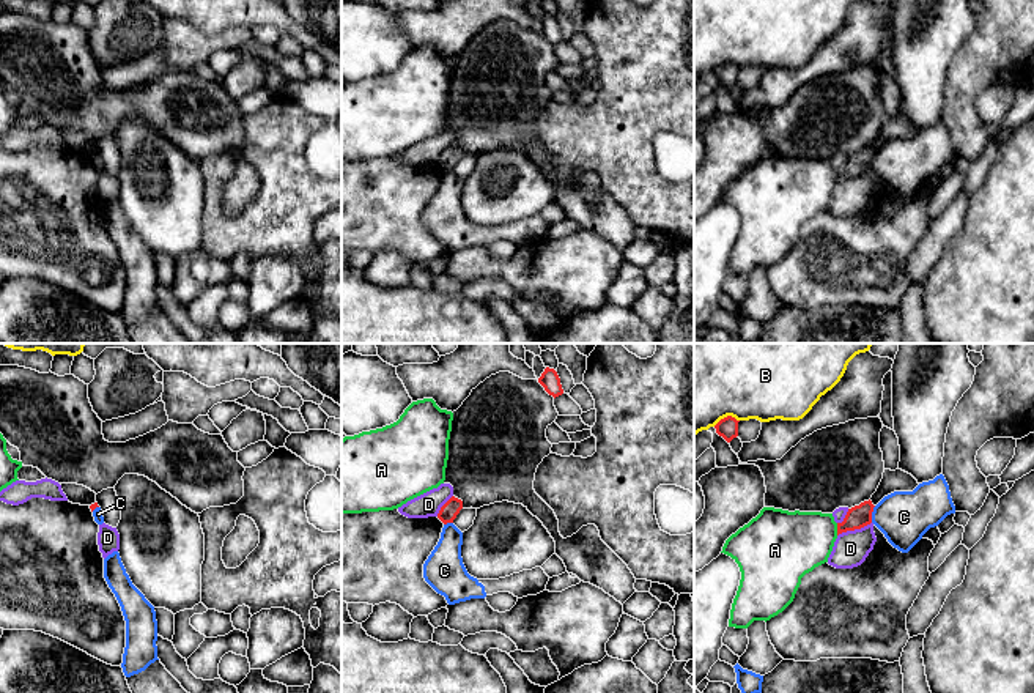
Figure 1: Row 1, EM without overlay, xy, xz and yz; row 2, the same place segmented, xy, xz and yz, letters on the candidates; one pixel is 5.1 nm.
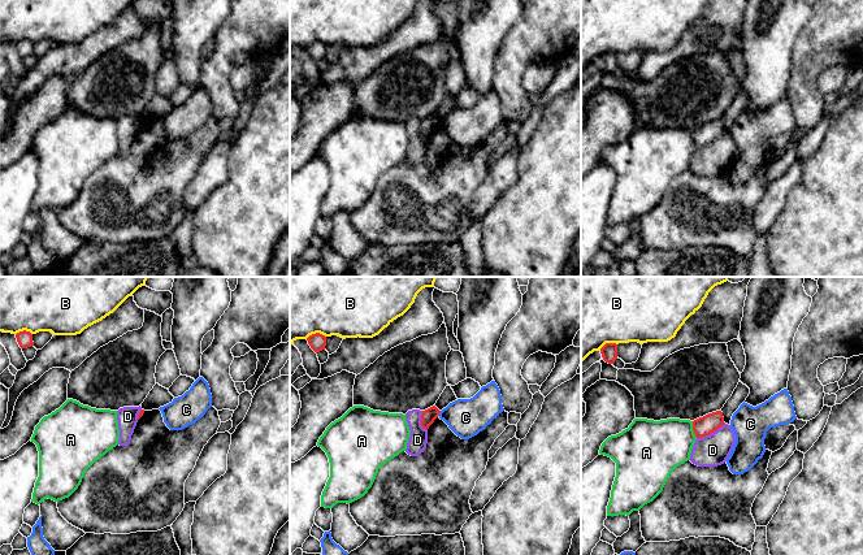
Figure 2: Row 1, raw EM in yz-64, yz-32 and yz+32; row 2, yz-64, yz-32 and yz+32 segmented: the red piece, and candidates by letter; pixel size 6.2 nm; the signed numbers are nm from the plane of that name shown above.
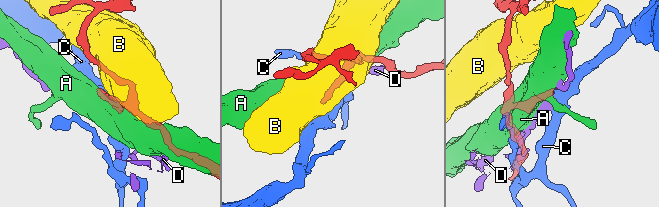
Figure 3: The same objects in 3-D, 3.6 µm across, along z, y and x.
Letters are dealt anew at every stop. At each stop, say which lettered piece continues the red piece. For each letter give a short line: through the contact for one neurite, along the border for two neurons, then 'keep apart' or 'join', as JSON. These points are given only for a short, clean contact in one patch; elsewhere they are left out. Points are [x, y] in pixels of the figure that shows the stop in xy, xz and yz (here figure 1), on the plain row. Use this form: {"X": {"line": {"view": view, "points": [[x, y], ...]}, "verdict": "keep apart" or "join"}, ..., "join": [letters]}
{"A": {"verdict": "keep apart"}, "B": {"verdict": "keep apart"}, "C": {"line": {"view": "yz", "points": [[875, 153], [871, 169]]}, "verdict": "keep apart"}, "D": {"line": {"view": "yz", "points": [[871, 169], [860, 175], [842, 178], [838, 183]]}, "verdict": "keep apart"}, "join": []}

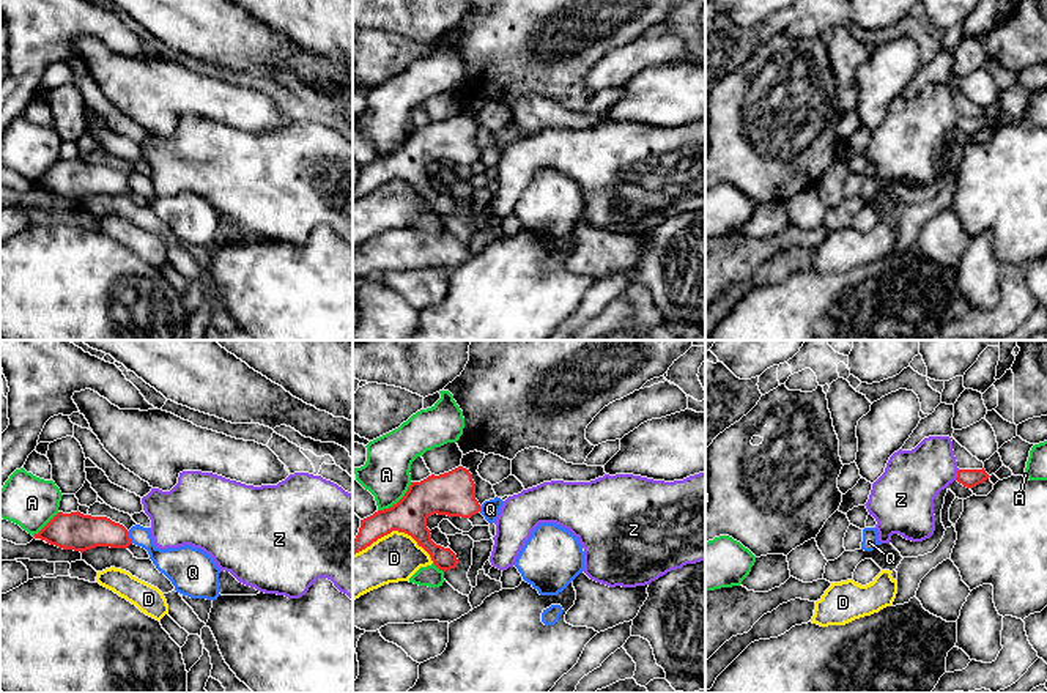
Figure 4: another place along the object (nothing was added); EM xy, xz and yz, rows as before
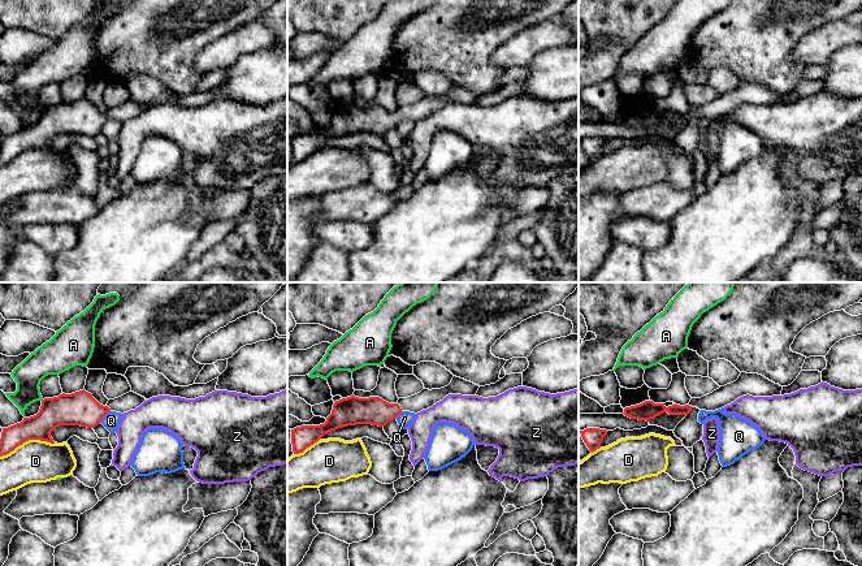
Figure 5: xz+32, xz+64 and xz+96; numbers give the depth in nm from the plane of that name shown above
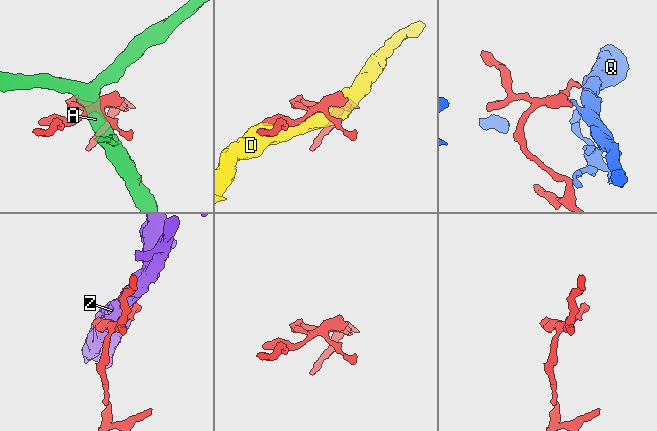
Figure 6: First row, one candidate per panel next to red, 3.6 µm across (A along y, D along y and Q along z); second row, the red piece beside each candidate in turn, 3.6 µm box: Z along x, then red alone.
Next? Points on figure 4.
{"A": {"verdict": "keep apart"}, "D": {"verdict": "keep apart"}, "Q": {"line": {"view": "xy", "points": [[126, 178], [131, 189]]}, "verdict": "keep apart"}, "Z": {"verdict": "keep apart"}, "join": []}

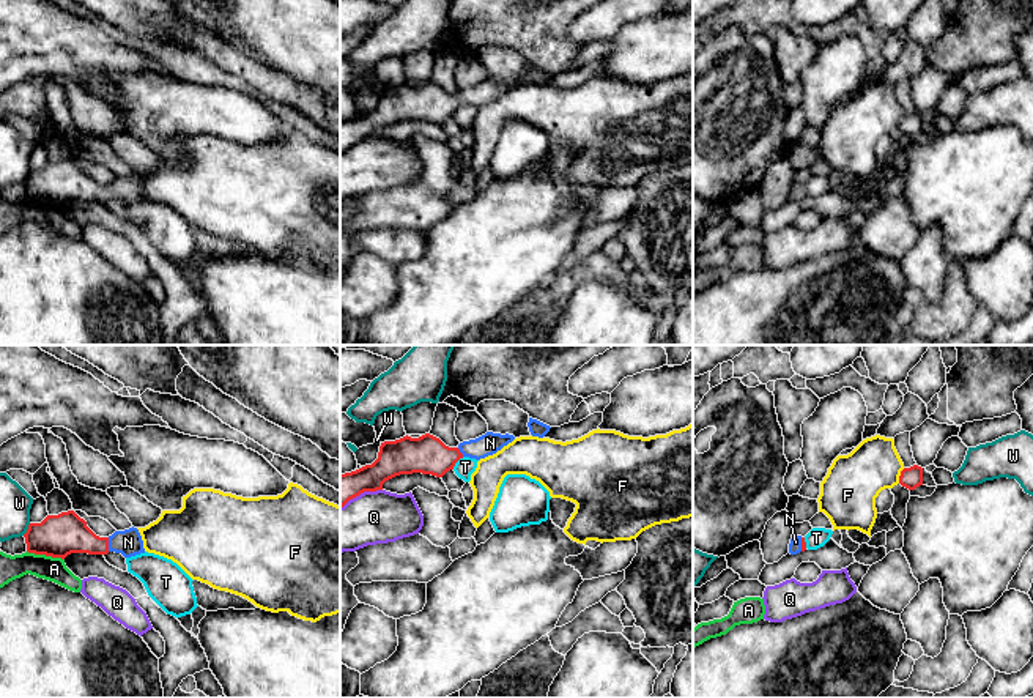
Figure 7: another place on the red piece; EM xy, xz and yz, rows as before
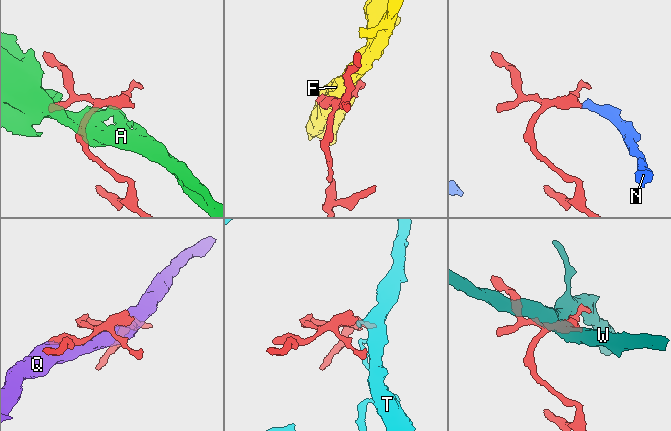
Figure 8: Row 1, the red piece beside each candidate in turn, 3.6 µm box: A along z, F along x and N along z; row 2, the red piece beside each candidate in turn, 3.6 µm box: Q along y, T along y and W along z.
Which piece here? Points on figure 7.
{"A": {"line": {"view": "xy", "points": [[27, 197], [63, 207]]}, "verdict": "keep apart"}, "F": {"verdict": "keep apart"}, "N": {"line": {"view": "xy", "points": [[66, 180], [92, 191], [107, 191], [128, 189]]}, "verdict": "join"}, "Q": {"verdict": "keep apart"}, "T": {"line": {"view": "xz", "points": [[463, 104], [452, 115]]}, "verdict": "keep apart"}, "W": {"verdict": "keep apart"}, "join": ["N"]}

